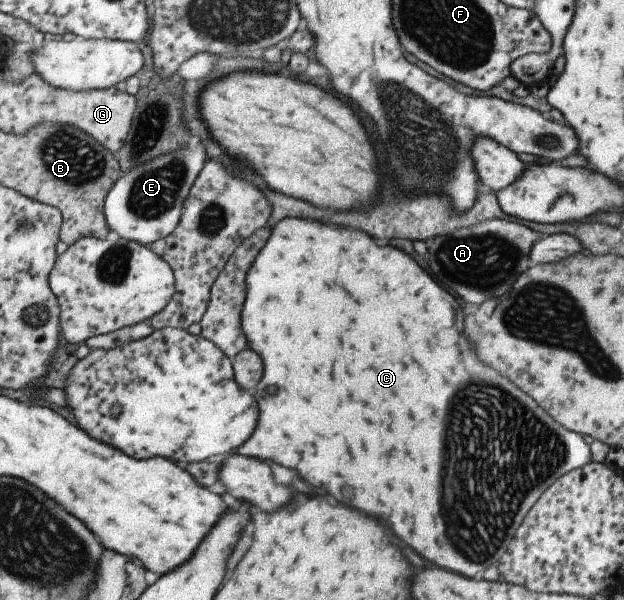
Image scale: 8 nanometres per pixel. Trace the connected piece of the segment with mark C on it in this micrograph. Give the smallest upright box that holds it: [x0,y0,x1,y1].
[235,217,591,577]

